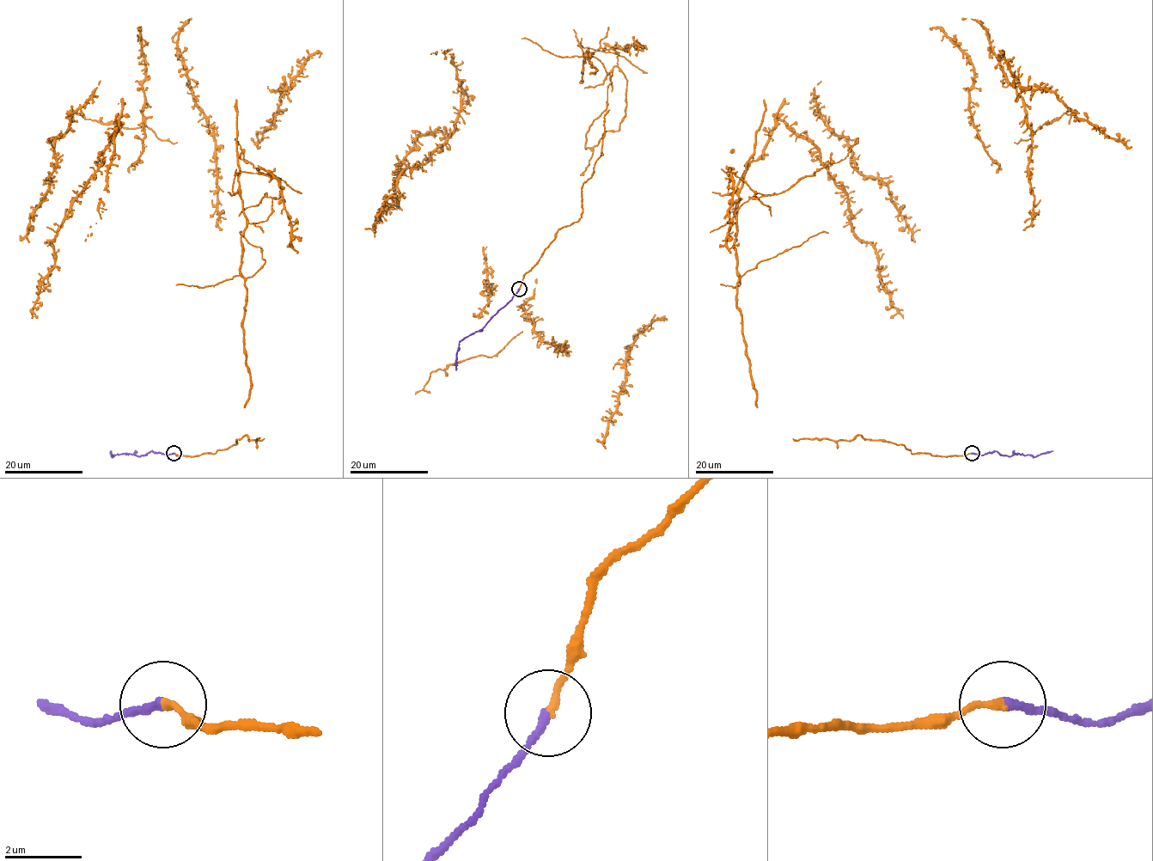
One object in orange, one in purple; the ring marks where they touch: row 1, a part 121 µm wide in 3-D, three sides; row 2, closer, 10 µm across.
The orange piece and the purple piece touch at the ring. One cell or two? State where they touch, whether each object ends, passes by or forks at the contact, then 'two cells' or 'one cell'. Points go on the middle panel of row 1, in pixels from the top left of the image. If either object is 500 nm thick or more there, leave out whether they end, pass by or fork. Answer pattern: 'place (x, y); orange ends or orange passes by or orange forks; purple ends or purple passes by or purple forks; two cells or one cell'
place (519, 289); orange ends; purple ends; one cell

